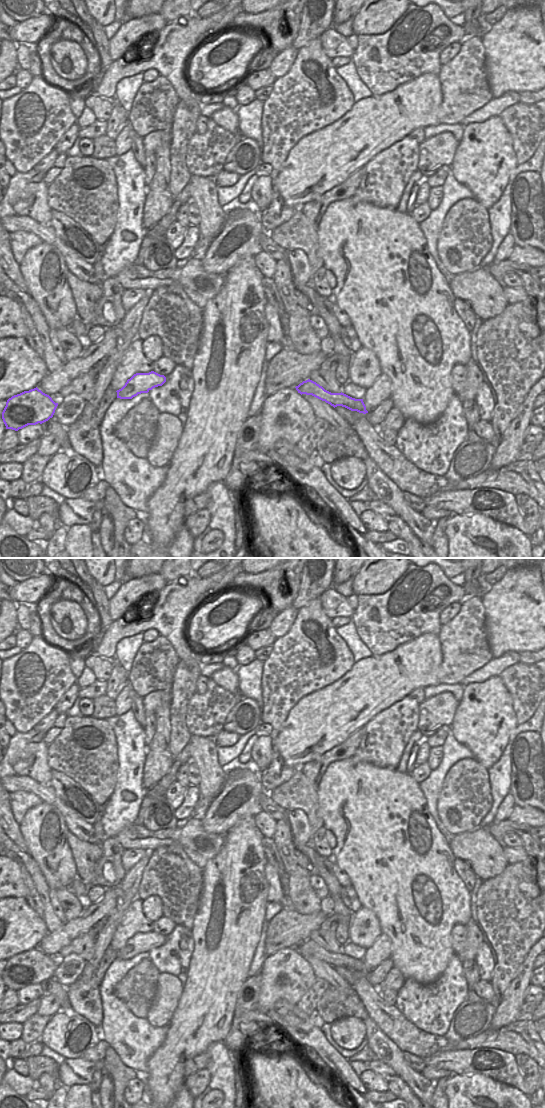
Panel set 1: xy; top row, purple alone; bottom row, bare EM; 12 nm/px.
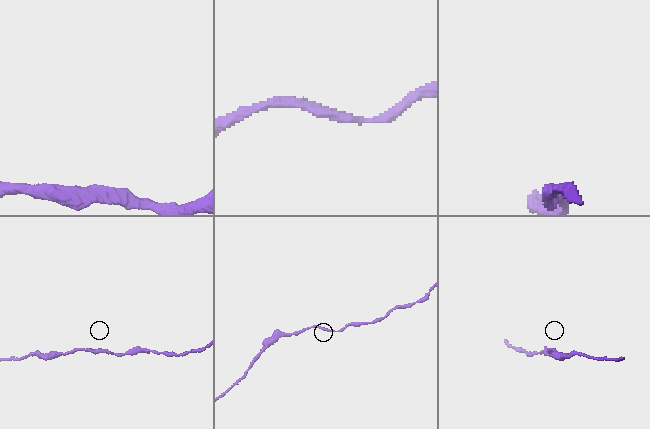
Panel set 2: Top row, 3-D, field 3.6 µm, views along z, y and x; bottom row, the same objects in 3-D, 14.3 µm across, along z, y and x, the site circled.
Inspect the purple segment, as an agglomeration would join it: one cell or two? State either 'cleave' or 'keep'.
keep

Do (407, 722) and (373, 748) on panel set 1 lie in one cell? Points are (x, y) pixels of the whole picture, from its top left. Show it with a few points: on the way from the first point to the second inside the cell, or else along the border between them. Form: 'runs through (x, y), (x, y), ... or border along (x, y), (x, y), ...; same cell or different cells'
runs through (399, 726), (396, 726), (381, 741); same cell

